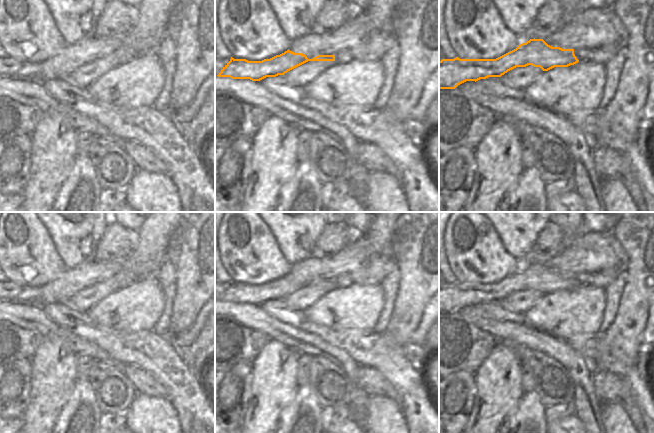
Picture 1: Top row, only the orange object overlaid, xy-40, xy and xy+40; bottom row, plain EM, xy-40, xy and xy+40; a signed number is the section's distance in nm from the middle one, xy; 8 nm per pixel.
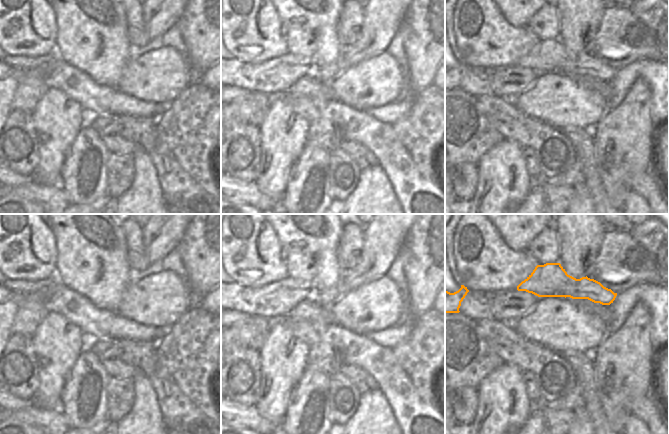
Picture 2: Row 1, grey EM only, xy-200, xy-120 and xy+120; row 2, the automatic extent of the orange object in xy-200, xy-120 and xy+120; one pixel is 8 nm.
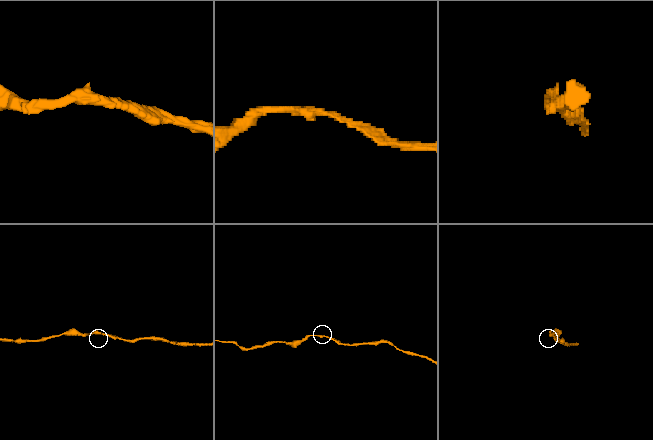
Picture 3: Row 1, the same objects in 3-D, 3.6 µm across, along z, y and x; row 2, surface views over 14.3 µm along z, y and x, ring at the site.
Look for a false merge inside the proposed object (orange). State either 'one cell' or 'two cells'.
one cell

